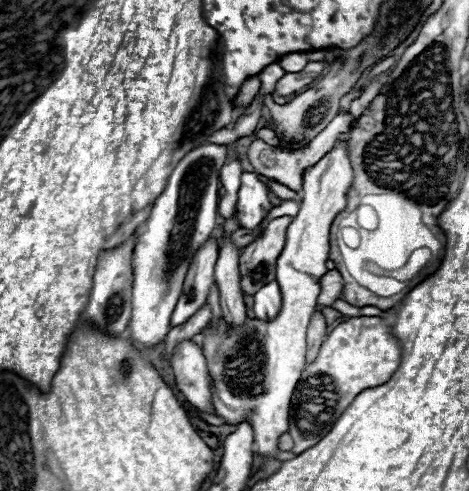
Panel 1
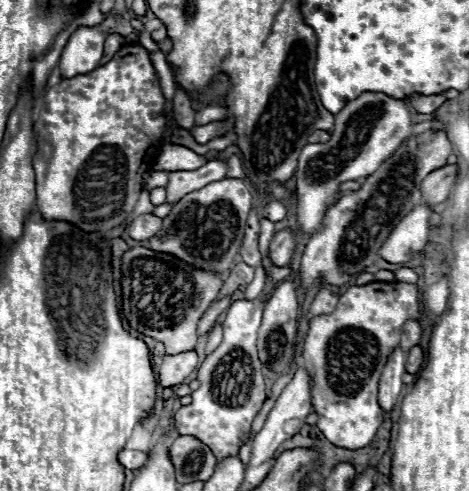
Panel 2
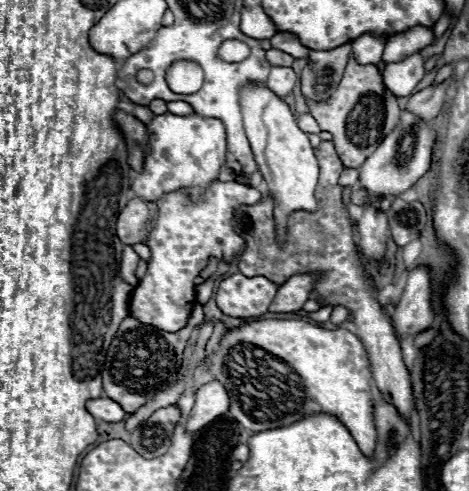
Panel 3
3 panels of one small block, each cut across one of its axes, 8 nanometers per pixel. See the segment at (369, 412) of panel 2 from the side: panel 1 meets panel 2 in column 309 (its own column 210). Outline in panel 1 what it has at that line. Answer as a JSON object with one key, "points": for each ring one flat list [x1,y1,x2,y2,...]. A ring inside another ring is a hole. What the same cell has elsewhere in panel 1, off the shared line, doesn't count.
{"points":[[338,140,330,152,304,172,300,210,286,230,284,252,280,252,276,260,276,280,282,292,280,314,270,322,246,318,244,326,238,330,228,330,220,318,216,334,210,328,204,330,204,356,212,376,216,414,224,416,228,424,238,424,248,418,254,426,256,454,262,458,276,458,278,438,288,432,292,392,306,368,306,330,312,314,318,310,320,280,328,272,330,226,336,214,346,208,346,194,352,182,354,172,348,140]]}

